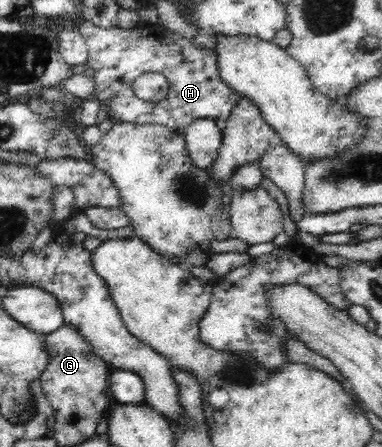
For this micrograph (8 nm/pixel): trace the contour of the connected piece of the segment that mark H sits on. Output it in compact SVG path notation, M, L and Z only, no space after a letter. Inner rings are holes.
M84 19L84 22L79 27L80 35L88 47L87 68L83 74L93 77L95 86L92 94L98 99L99 104L103 100L108 100L109 112L112 112L114 104L118 104L118 108L114 108L114 112L116 112L114 116L117 117L108 117L112 122L134 121L134 123L156 123L163 124L172 130L182 131L198 119L214 119L220 123L227 119L238 94L219 75L215 50L194 46L190 39L182 38L179 34L169 32L159 27L159 25L147 26L140 24L130 28L130 30L119 27L104 29L96 26L95 23L86 22L86 19ZM145 72L158 72L164 75L169 82L167 95L157 103L148 103L139 100L132 90L134 80Z

